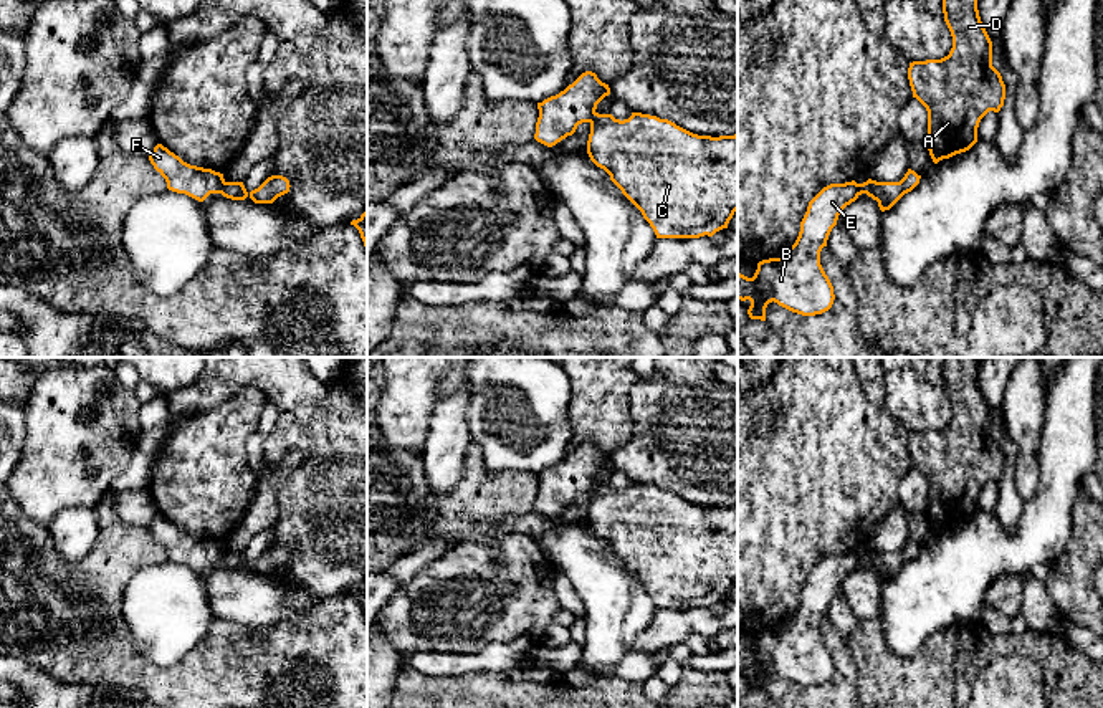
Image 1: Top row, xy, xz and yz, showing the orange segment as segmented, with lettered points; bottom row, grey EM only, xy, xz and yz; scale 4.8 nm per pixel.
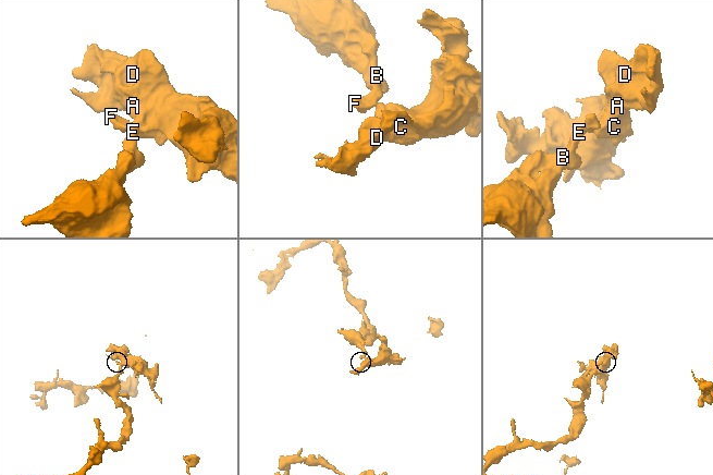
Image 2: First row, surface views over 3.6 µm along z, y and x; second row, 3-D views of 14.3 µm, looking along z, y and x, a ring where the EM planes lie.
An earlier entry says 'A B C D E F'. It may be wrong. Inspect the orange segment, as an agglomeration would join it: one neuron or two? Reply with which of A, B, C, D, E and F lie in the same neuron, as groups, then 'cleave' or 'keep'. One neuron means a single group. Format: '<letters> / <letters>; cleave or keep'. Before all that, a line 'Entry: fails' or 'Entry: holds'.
Entry: fails
A C D / B E F; cleave

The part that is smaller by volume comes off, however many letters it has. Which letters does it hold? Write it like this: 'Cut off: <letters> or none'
Cut off: A, C, D

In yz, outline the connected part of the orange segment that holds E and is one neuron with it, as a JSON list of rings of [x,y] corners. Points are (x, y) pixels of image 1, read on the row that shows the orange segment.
[[[868,179],[863,184],[857,184],[855,180],[845,182],[845,184],[830,184],[824,187],[810,202],[807,207],[807,212],[800,222],[800,232],[795,240],[795,243],[781,256],[781,258],[769,258],[757,263],[757,270],[752,278],[747,278],[741,273],[738,273],[738,299],[751,301],[751,306],[747,309],[747,314],[751,319],[761,319],[766,321],[766,308],[769,303],[777,303],[779,306],[802,314],[802,316],[815,316],[828,311],[833,304],[835,294],[833,286],[825,275],[822,265],[820,265],[820,251],[824,246],[827,246],[828,235],[832,228],[837,225],[840,212],[855,202],[862,194],[865,194],[867,185],[871,179]]]

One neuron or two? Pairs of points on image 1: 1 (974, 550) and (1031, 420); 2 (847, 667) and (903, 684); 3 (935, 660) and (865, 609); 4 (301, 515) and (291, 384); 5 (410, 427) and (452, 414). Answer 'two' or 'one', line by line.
1: two
2: two
3: two
4: one
5: two

